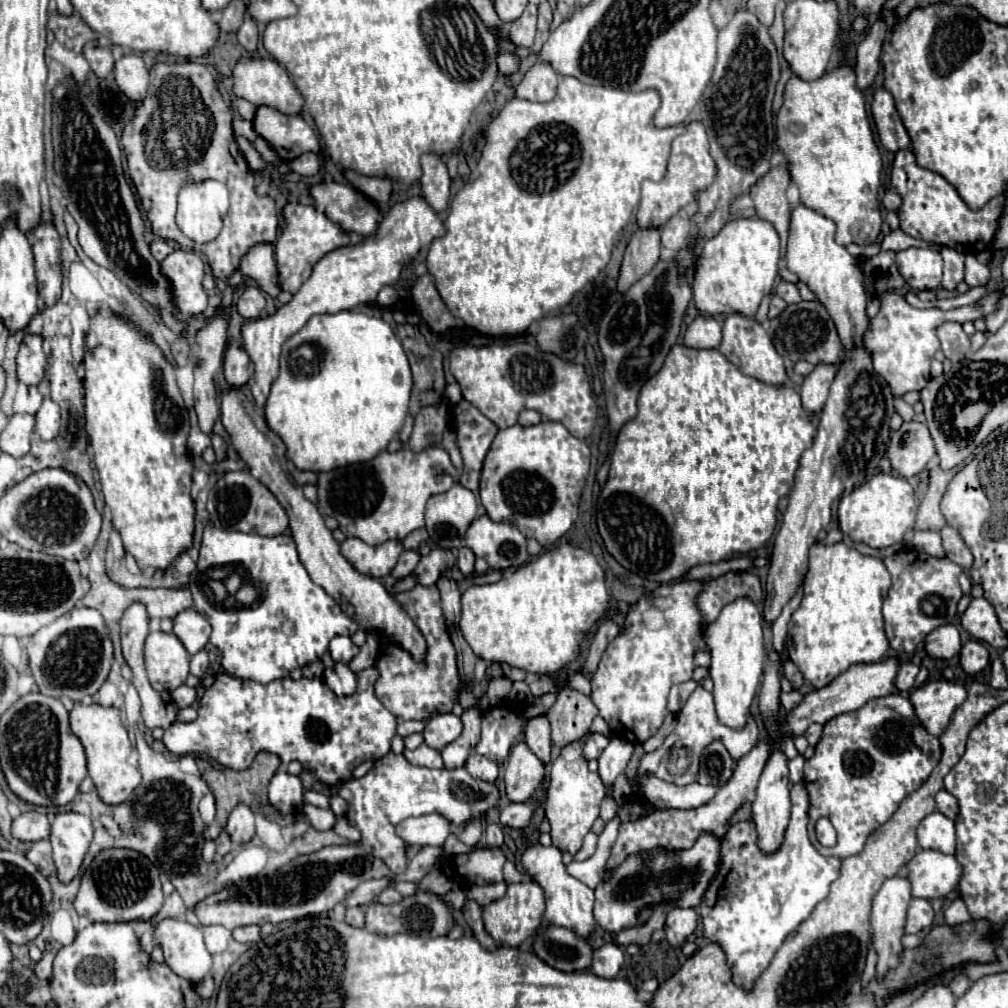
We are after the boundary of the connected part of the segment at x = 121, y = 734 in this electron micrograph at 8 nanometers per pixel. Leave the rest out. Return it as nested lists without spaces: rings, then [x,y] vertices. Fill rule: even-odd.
[[[75,703],[75,707],[71,709],[71,731],[81,739],[83,747],[85,747],[85,755],[87,755],[87,769],[89,769],[89,777],[93,779],[99,797],[103,799],[103,803],[107,805],[119,805],[119,803],[127,803],[127,799],[131,799],[135,787],[139,787],[141,783],[141,773],[139,769],[131,763],[131,741],[127,735],[127,729],[121,721],[121,713],[115,707],[101,707],[101,705],[81,705]]]

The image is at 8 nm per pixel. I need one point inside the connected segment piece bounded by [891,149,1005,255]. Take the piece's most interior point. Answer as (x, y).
(932, 210)

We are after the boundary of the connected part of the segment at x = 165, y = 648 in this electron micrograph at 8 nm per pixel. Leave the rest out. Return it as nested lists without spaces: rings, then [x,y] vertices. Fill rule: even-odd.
[[[149,633],[145,639],[145,667],[153,689],[175,691],[189,675],[189,653],[173,633]]]

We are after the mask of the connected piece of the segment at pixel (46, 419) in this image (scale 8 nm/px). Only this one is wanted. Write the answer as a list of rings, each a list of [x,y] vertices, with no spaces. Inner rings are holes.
[[[49,397],[43,399],[41,409],[35,415],[35,433],[43,439],[49,441],[59,433],[59,405],[55,401],[51,401]]]

